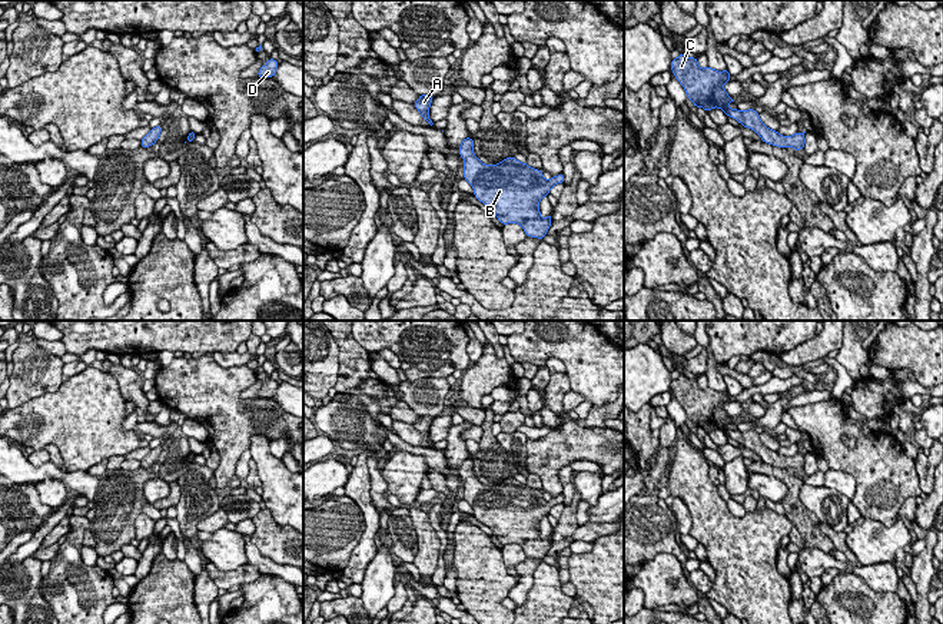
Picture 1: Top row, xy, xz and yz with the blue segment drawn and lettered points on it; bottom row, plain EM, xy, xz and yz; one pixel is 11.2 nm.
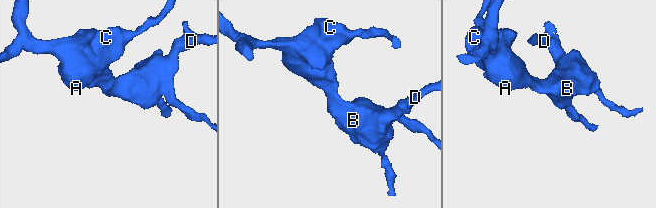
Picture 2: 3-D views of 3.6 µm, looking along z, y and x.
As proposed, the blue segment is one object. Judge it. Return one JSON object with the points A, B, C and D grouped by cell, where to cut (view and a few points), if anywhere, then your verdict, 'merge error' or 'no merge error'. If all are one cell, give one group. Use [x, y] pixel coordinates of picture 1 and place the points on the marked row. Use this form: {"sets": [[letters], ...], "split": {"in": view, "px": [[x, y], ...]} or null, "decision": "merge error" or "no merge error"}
{"sets": [["A", "B", "C", "D"]], "split": null, "decision": "no merge error"}

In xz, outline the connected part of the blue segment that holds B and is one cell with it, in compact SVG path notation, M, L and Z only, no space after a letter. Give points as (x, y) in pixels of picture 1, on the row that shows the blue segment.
M474 139L459 145L464 162L464 179L472 186L474 196L492 209L502 225L517 223L527 236L544 239L551 228L551 218L541 218L539 200L552 186L564 183L564 175L544 179L539 169L507 157L497 165L485 165L474 155Z

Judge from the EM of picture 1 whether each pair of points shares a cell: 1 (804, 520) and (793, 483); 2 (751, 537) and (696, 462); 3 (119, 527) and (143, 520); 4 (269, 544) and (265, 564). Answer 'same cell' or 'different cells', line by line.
1: same cell
2: same cell
3: different cells
4: different cells

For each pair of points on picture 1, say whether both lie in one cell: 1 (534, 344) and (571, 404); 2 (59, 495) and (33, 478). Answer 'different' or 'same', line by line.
1: different
2: different

